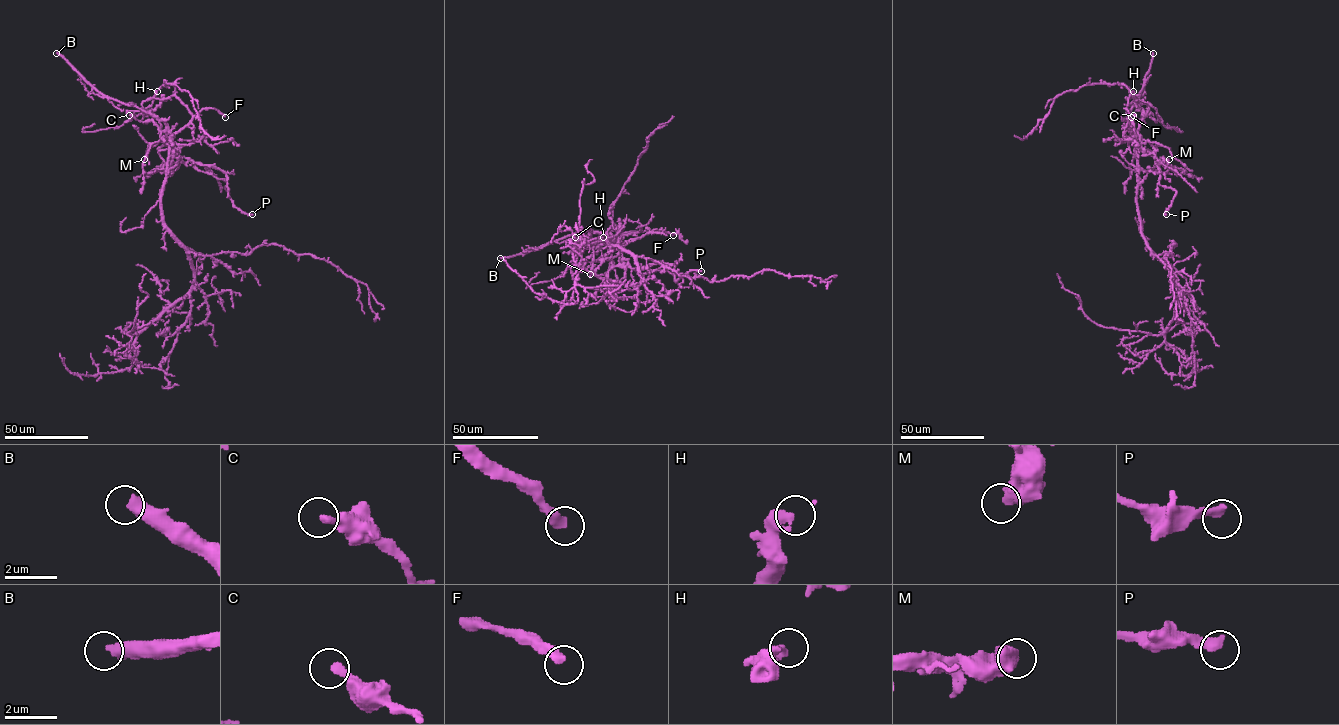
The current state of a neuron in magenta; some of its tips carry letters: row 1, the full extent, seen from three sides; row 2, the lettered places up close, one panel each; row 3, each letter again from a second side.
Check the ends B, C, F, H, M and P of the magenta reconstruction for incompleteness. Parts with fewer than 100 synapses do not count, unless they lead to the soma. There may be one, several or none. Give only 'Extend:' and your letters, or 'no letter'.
Extend: B, F

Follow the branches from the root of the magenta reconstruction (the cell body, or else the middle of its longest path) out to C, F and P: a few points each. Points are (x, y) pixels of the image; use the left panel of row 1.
C: (163, 219), (161, 193), (171, 139), (161, 138), (152, 120), (142, 122), (129, 115)
F: (163, 219), (161, 193), (171, 136), (203, 109), (216, 109), (225, 117)
P: (163, 219), (161, 193), (171, 168), (165, 172), (163, 165), (191, 160), (224, 172), (233, 204), (252, 214)

